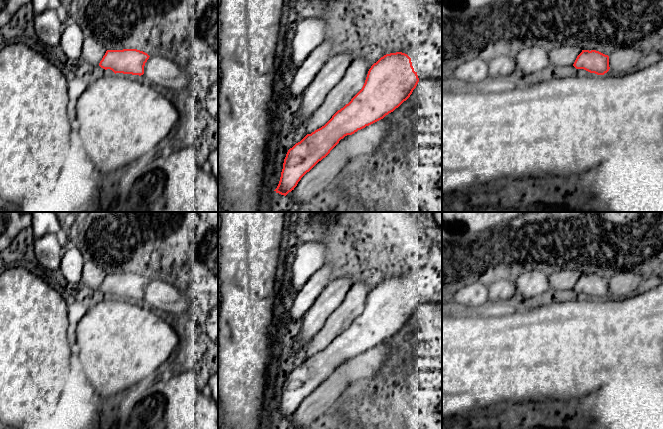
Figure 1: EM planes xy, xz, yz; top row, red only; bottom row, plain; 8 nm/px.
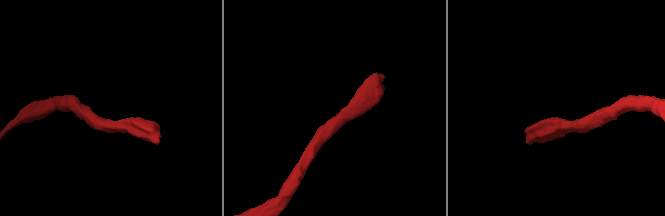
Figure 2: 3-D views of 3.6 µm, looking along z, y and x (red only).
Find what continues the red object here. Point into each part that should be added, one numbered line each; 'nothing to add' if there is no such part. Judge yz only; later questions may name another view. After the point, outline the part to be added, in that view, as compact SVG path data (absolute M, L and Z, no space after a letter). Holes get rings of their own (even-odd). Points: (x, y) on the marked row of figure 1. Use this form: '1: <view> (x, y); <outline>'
1: yz (563, 56); M559 46L549 51L550 69L572 66L577 56L582 52L579 47Z

